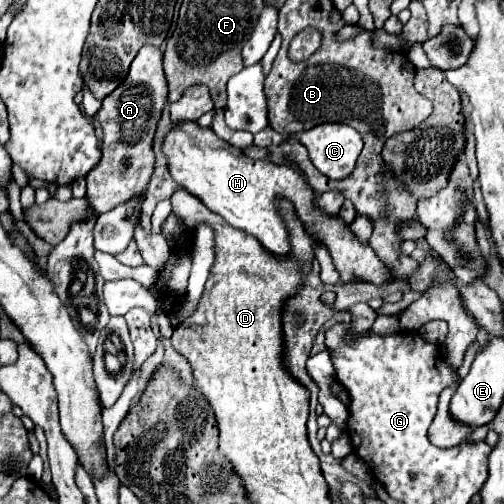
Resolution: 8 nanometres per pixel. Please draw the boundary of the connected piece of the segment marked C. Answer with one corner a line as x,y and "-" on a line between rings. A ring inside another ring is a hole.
320,124
298,136
312,164
328,178
348,178
362,152
360,134
348,124

